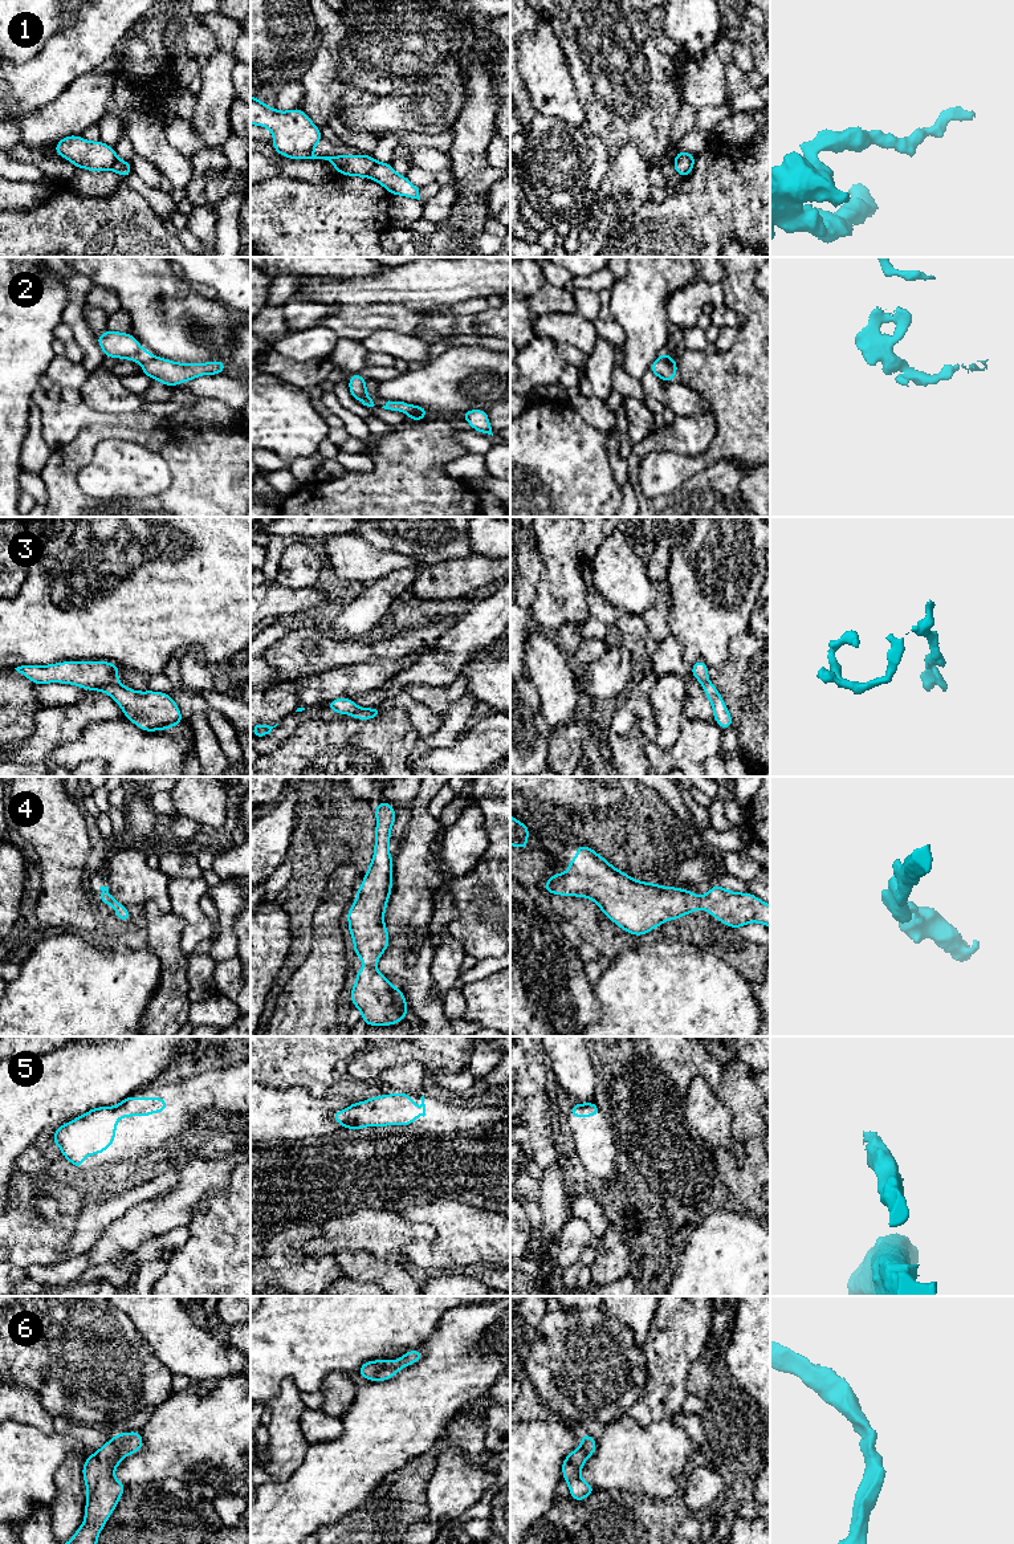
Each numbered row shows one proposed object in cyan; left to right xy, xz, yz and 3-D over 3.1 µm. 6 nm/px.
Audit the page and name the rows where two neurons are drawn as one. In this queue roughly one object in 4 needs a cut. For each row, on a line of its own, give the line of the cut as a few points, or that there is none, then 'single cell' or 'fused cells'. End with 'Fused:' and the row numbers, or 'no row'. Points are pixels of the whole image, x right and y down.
1: cut xz (375, 161), (369, 176); fused cells
2: cut xz (411, 404), (410, 416); fused cells
3: cut xy (115, 679), (101, 683), (90, 691); fused cells
4: cut none; single cell
5: cut none; single cell
6: cut none; single cell
Fused: 1, 2, 3

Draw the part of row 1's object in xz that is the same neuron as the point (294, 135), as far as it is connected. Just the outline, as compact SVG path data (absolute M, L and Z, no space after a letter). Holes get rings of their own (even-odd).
M251 95L251 125L269 129L273 133L273 148L289 159L325 159L338 174L370 178L375 159L367 154L317 156L313 148L322 140L321 130L297 107L277 111Z

